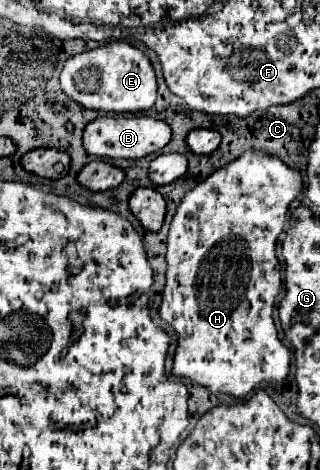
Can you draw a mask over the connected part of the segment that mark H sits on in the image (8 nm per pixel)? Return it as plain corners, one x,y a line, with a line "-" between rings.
246,151
238,159
234,159
228,165
216,169
214,173
210,173
206,179
202,179
194,189
190,189
182,197
182,201
180,201
174,217
172,217
170,231
168,231
168,241
166,241
166,245
168,245
168,253
166,253
166,263
168,263
166,287
164,287
164,293
162,293
162,305
158,309
160,317
168,325
172,325
176,335
178,335
176,353
174,353
174,365
172,365
172,373
176,377
186,377
192,383
208,389
210,393
226,393
226,395
232,395
236,399
242,399
242,397
250,395
254,391
254,387
258,387
260,383
284,383
284,379
288,375
288,369
290,369
290,351
280,341
278,329
276,329
274,319
272,319
274,303
276,303
276,297
278,297
278,293
282,289
280,263
276,259
276,241
278,241
278,235
284,229
288,206
300,191
302,191
302,175
300,175
300,171
292,169
290,165
286,165
278,155
268,155
264,151

